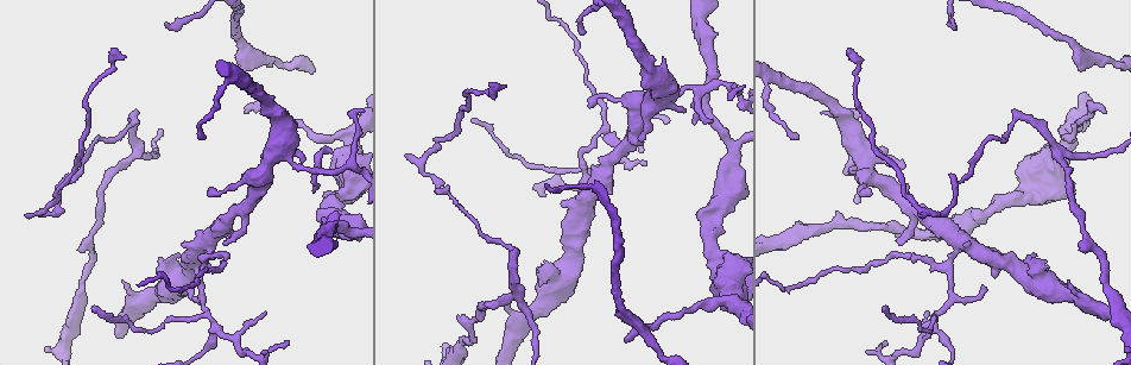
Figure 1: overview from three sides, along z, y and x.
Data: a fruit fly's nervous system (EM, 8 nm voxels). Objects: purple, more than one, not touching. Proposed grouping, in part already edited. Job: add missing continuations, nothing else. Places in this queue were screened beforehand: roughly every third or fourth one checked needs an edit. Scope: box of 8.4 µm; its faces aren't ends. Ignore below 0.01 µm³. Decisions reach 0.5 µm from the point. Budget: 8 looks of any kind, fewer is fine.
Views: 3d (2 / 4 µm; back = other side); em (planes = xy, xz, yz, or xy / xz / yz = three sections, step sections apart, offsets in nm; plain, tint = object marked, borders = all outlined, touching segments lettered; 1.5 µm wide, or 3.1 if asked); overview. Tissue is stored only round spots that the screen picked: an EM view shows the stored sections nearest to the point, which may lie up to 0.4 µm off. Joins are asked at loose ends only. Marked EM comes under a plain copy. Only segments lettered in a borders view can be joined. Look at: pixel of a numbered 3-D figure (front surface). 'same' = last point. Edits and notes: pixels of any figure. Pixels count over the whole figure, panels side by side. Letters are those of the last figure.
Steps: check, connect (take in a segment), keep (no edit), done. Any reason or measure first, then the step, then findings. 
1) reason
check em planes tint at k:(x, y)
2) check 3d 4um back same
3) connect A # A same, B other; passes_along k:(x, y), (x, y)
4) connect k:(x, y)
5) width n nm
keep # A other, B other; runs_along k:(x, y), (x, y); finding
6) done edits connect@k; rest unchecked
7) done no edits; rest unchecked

branch stops here
check 3d 4um at 1:(669, 121)

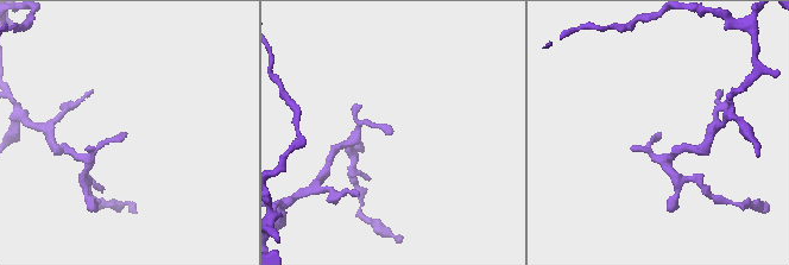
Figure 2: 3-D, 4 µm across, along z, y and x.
check em yz step 4 borders at 2:(392, 132)

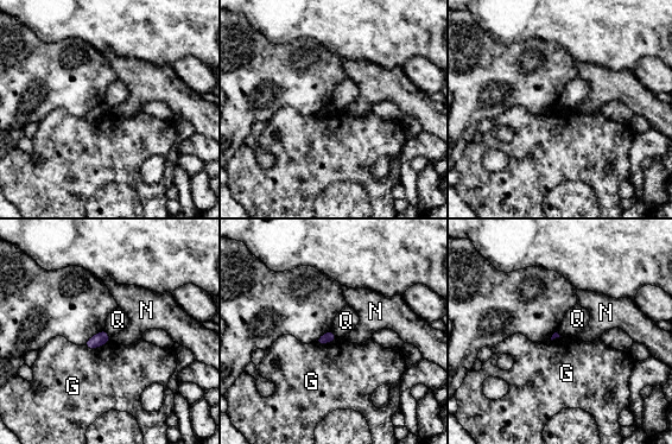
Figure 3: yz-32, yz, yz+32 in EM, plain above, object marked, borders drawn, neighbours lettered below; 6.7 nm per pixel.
another direction
check em planes borders same

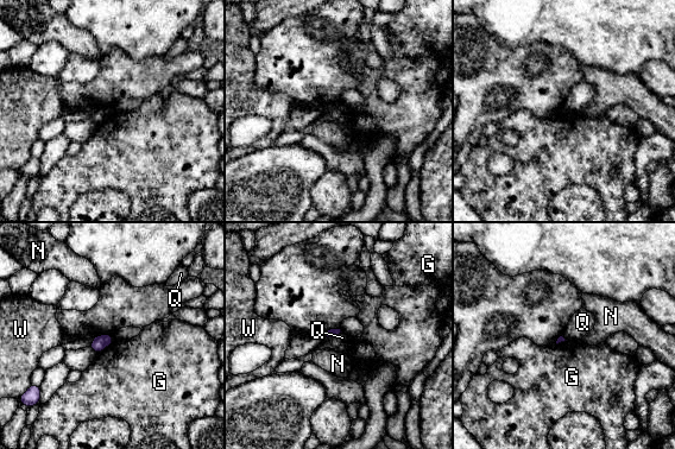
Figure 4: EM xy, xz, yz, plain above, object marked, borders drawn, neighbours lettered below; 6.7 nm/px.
longest_contact G 160 nm
keep # G other, N other, Q other, W other; none of them fits

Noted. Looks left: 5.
an open end
check 3d 4um at 1:(166, 25)

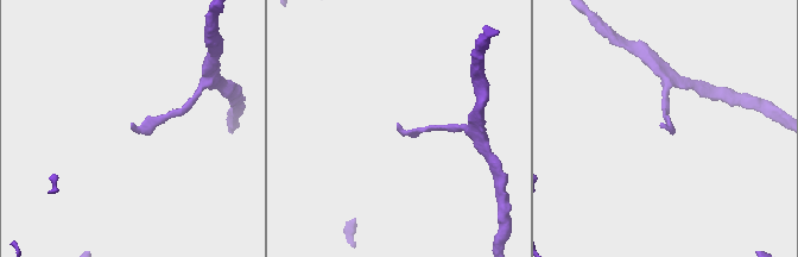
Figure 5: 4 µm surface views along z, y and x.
check em planes borders at 5:(660, 126)

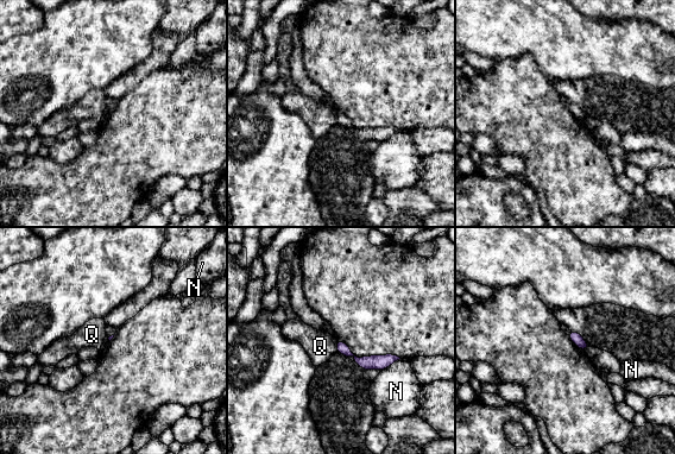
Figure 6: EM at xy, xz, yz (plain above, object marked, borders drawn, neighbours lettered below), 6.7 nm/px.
keep # N other, Q other; runs_along 6:(339, 344), (360, 361), (393, 358); none of them fits

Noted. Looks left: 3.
branch stops here
check 3d 2um at 1:(626, 341)

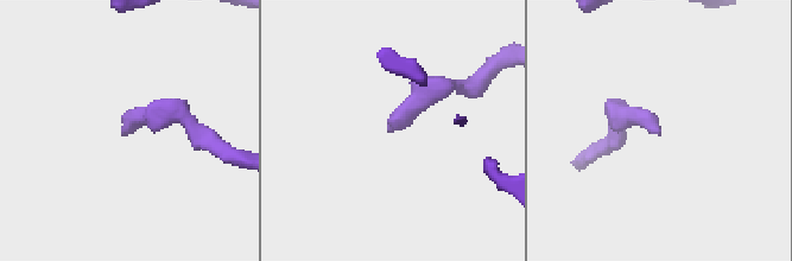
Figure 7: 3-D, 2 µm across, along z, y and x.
check em planes borders at 7:(389, 128)

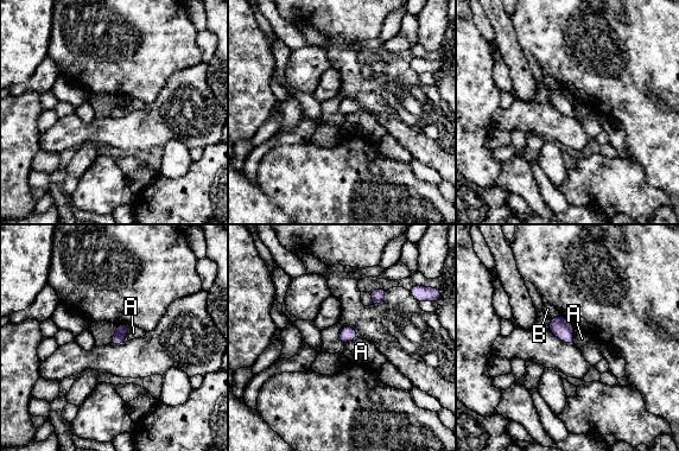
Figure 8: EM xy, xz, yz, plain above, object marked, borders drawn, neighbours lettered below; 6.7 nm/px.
keep # A other, B other; border 8:(131, 326), (122, 342); no lettered segment goes on from it

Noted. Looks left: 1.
done no edits; rest unchecked

